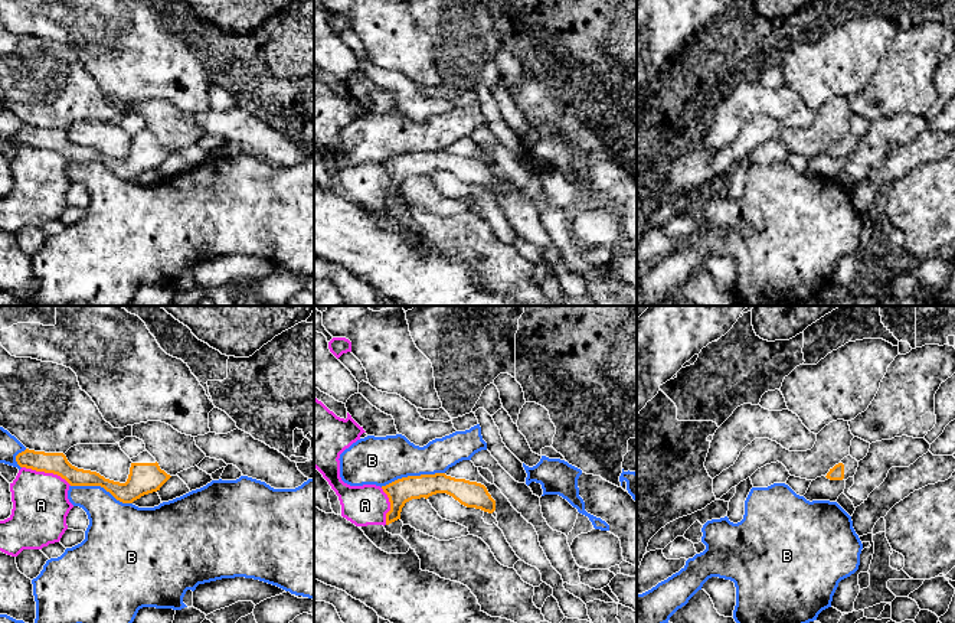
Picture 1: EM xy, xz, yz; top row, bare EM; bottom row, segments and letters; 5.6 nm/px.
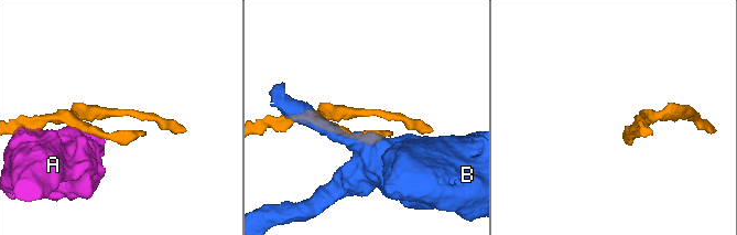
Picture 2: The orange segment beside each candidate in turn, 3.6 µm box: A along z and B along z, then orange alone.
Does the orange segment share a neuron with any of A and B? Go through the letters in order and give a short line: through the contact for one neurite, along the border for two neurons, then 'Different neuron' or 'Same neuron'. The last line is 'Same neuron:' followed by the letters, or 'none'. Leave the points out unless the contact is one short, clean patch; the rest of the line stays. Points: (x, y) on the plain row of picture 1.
A: Line: xy (22, 143), (56, 150), (71, 162). Different neuron
B: Different neuron
Same neuron: none

